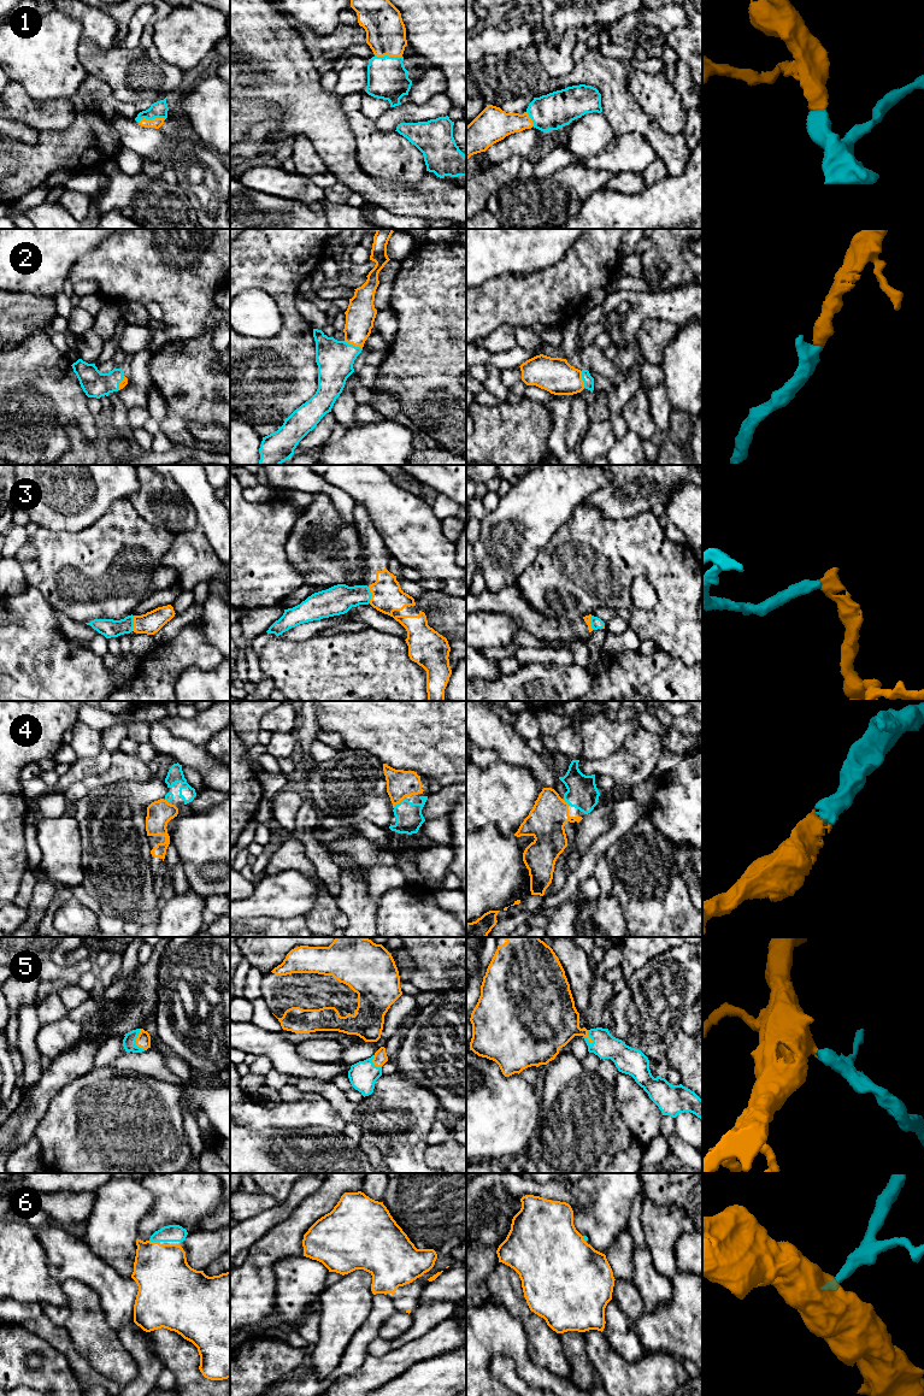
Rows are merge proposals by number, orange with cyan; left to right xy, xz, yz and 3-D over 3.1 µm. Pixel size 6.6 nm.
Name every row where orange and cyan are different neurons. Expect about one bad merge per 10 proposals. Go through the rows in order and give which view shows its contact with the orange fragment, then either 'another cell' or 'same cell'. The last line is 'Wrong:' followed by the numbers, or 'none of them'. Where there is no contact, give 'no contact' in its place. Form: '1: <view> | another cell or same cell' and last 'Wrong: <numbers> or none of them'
1: xz | same cell
2: xz | same cell
3: xz | same cell
4: xz | same cell
5: yz | same cell
6: xy | same cell
Wrong: none of them

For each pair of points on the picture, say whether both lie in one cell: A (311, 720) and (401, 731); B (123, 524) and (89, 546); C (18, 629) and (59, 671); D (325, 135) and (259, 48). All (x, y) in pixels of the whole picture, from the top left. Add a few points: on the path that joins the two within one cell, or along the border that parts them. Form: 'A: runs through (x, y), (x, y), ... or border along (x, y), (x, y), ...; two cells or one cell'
A: border along (316, 713), (317, 722), (323, 730); two cells
B: runs through (115, 532), (98, 546); one cell
C: runs through (28, 640), (48, 660); one cell
D: runs through (313, 113), (292, 92), (292, 80), (281, 68); one cell

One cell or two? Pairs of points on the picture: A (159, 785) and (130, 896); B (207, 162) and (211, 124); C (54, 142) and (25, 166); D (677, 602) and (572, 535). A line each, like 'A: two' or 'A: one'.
A: one
B: two
C: one
D: one

